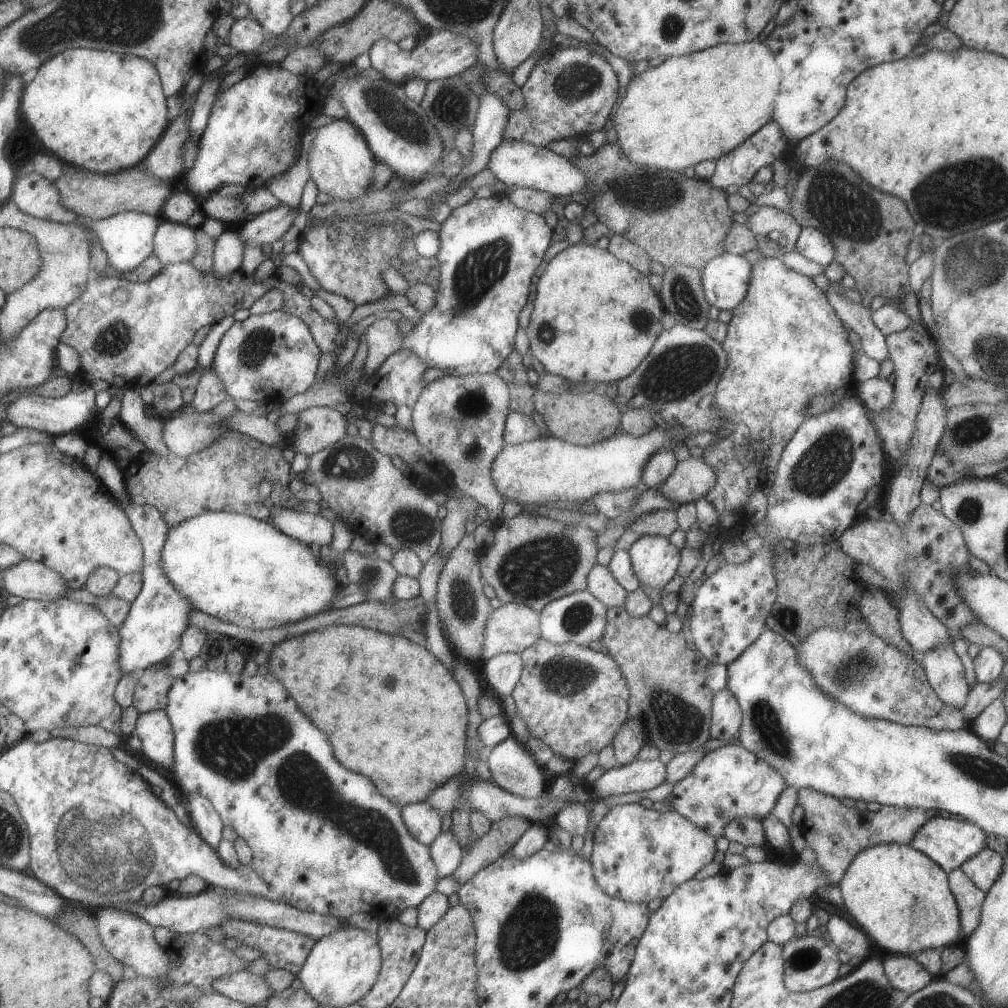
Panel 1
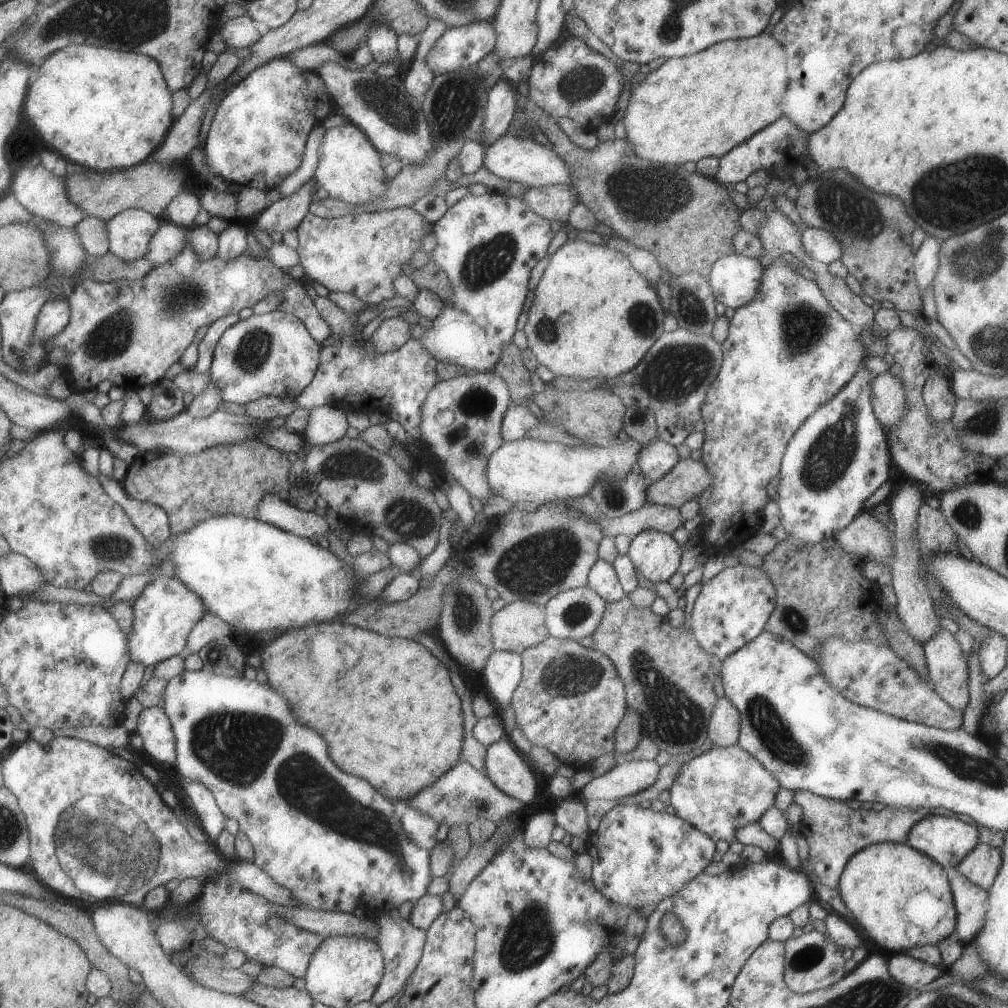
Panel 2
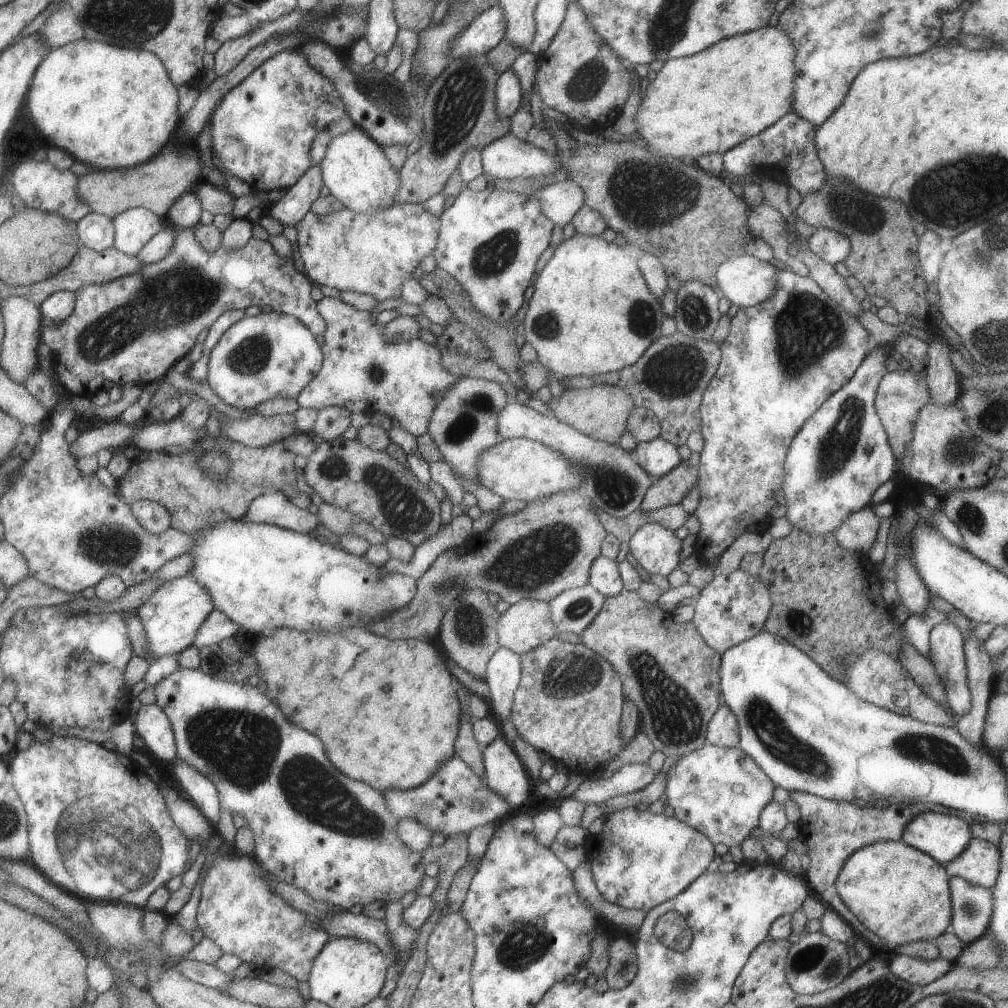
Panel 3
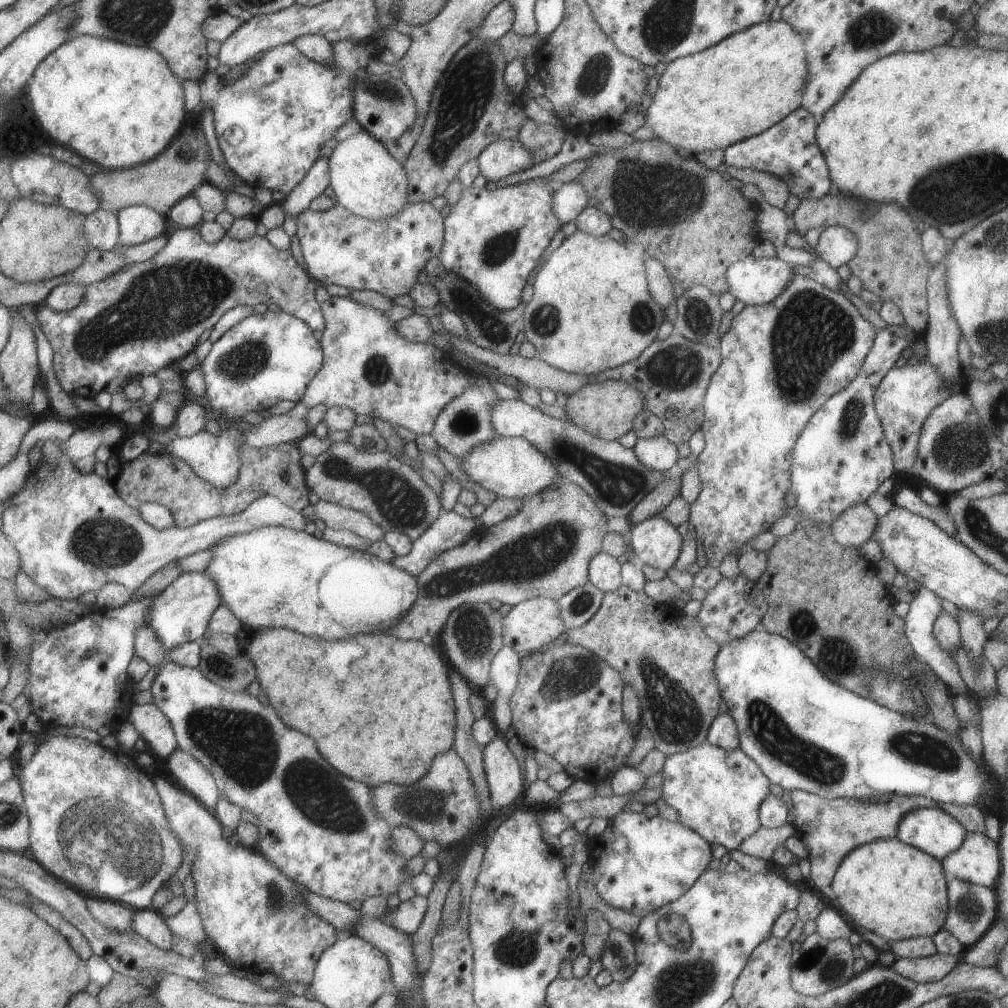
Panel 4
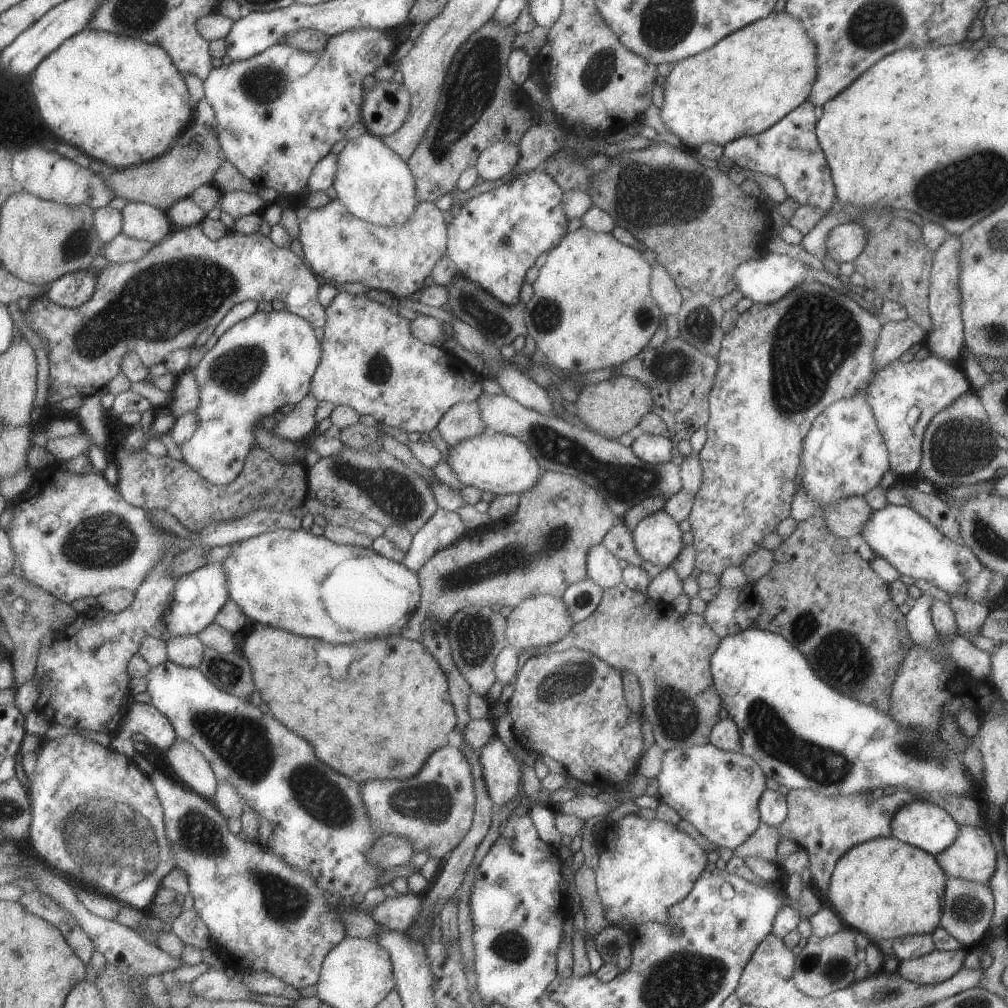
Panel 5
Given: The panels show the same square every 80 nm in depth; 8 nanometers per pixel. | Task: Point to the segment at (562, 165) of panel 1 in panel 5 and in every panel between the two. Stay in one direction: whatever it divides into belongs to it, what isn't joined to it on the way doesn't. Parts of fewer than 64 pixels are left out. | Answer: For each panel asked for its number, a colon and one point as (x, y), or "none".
2: (521, 160)
3: (507, 157)
4: (502, 157)
5: (494, 162)

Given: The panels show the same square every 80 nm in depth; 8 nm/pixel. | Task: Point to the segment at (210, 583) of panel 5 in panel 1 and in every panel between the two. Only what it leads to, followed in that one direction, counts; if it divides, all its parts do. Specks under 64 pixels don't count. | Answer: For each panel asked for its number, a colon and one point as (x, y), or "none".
1: (158, 615)
2: (164, 613)
3: (171, 616)
4: (180, 613)

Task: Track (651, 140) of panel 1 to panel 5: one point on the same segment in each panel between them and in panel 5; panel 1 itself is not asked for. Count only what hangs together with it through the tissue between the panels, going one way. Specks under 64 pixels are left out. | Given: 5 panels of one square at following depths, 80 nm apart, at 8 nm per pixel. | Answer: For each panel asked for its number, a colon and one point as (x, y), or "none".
2: (702, 105)
3: (705, 103)
4: (751, 79)
5: (748, 80)

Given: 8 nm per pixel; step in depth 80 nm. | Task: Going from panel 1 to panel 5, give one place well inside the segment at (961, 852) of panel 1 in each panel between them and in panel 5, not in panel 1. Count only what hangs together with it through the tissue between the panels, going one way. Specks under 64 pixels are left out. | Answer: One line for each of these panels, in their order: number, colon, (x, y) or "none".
2: (946, 840)
3: (942, 836)
4: (937, 833)
5: (922, 824)

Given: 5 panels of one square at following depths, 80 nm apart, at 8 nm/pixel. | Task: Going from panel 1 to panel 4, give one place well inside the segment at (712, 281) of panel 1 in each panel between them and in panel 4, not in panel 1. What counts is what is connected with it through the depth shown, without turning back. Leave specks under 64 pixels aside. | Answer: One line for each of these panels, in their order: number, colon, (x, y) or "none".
2: (734, 279)
3: (744, 281)
4: (754, 281)

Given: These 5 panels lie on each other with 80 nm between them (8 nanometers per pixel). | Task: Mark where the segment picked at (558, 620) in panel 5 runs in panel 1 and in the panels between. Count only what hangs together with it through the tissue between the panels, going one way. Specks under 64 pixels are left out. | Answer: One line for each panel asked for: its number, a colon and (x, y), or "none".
1: (512, 627)
2: (520, 624)
3: (526, 624)
4: (534, 623)

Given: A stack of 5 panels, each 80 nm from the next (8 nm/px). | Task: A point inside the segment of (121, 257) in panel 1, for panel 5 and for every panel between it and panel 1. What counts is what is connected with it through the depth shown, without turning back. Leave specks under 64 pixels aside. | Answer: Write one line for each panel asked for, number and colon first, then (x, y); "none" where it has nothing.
2: (129, 231)
3: (133, 227)
4: (136, 223)
5: (141, 221)

